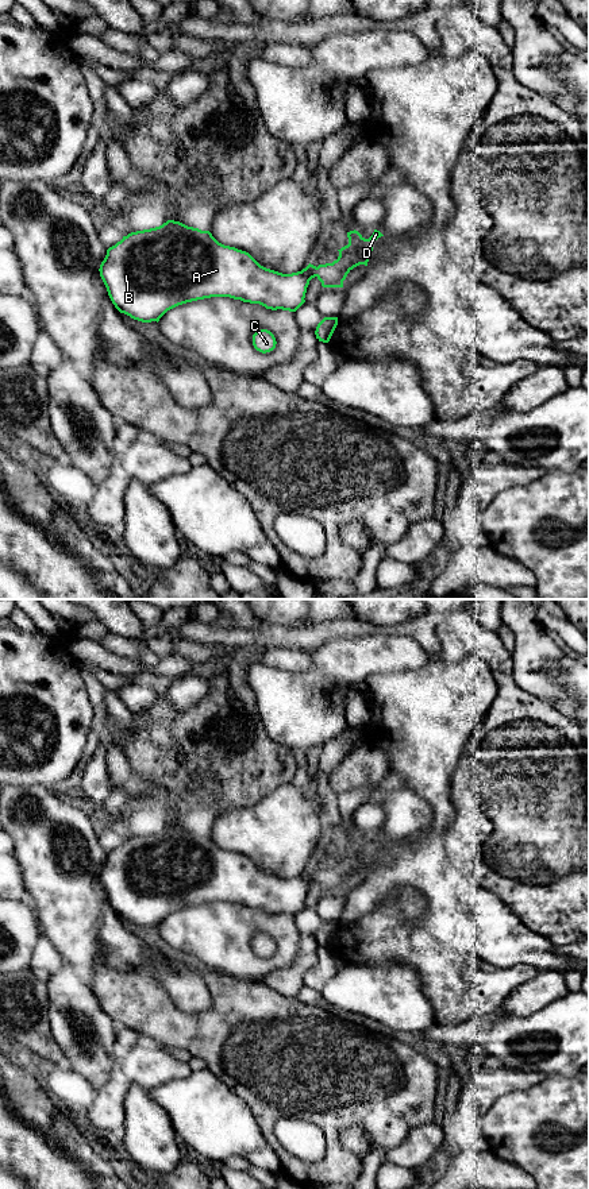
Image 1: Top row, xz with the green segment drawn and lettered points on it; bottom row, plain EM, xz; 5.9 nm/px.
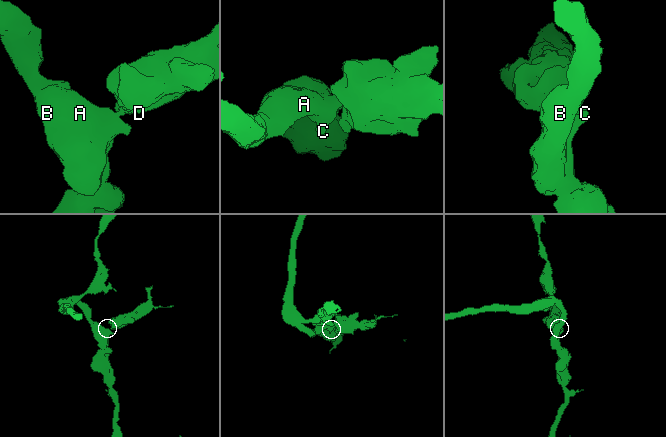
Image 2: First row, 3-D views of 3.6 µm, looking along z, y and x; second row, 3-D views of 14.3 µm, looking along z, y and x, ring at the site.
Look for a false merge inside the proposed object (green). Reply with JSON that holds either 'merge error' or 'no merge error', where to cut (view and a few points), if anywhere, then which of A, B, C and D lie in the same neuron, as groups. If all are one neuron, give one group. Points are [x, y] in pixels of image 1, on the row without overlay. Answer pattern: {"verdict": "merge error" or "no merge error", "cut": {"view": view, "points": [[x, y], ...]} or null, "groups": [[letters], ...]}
{"verdict": "no merge error", "cut": null, "groups": [["A", "B", "C", "D"]]}

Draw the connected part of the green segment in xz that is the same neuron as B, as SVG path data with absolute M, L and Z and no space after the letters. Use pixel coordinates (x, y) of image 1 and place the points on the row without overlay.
M168 825L159 831L131 837L120 846L107 854L107 860L100 869L100 881L107 892L108 900L115 912L134 924L142 927L159 926L170 914L211 902L230 902L243 907L259 908L266 914L296 916L305 907L305 897L312 883L317 883L323 892L343 892L347 879L357 870L365 869L370 864L373 848L384 841L374 834L369 844L358 835L347 837L349 849L342 852L339 861L332 868L308 869L305 873L292 879L282 879L261 870L249 857L219 848L209 835L188 831L180 826Z

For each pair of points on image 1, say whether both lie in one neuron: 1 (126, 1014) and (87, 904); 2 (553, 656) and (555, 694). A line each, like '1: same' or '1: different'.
1: different
2: same

